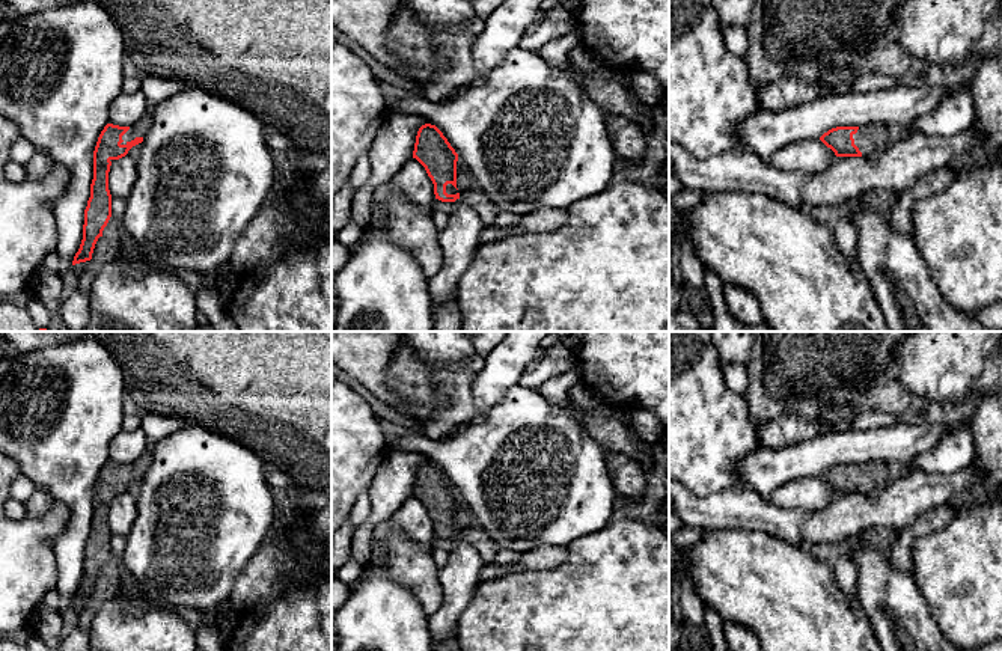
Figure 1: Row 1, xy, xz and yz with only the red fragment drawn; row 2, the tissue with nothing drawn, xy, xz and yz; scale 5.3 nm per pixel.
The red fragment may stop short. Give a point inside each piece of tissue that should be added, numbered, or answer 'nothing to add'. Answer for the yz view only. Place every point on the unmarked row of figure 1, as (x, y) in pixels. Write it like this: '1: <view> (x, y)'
1: yz (870, 476)

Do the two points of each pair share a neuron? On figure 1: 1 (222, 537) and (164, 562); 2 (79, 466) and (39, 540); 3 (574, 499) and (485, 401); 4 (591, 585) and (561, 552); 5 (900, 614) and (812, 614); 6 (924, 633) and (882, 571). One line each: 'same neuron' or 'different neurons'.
1: same neuron
2: different neurons
3: different neurons
4: different neurons
5: different neurons
6: same neuron

